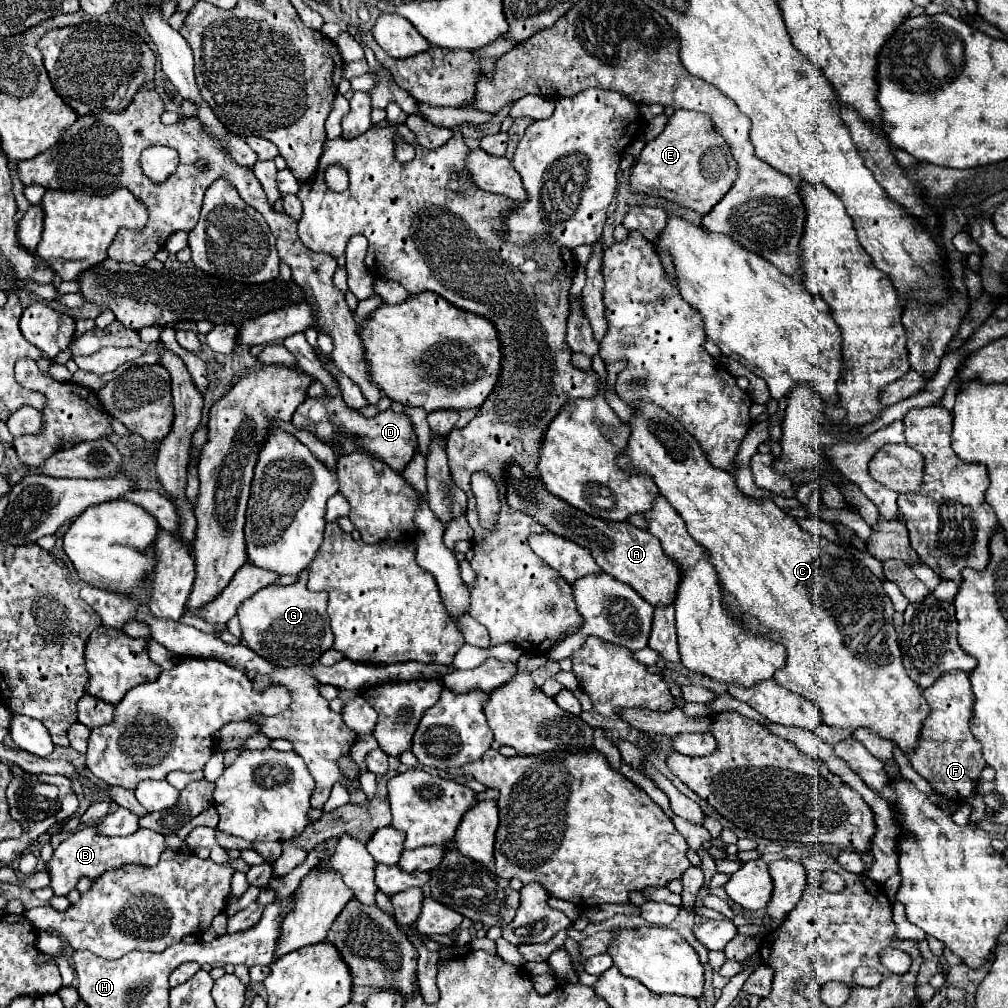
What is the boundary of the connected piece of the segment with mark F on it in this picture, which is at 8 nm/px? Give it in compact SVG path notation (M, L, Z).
M951 672L949 676L941 676L941 680L937 680L931 688L923 690L923 696L931 706L931 714L921 728L917 750L907 754L907 758L915 772L921 774L935 792L947 800L965 800L975 790L979 774L985 768L985 760L981 760L981 746L977 740L973 740L969 730L971 708L975 702L969 676L965 672Z

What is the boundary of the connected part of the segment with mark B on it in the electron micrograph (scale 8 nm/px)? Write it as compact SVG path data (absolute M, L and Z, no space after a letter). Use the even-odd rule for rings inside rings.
M87 826L77 834L67 836L53 852L51 860L45 862L45 868L51 876L51 888L57 896L67 896L77 880L81 876L89 876L91 880L95 876L101 876L101 872L107 872L109 868L119 868L123 864L145 864L145 866L155 866L159 862L159 856L163 852L163 836L157 832L149 830L139 830L139 834L133 834L129 838L107 838L107 836L97 836L95 826Z

